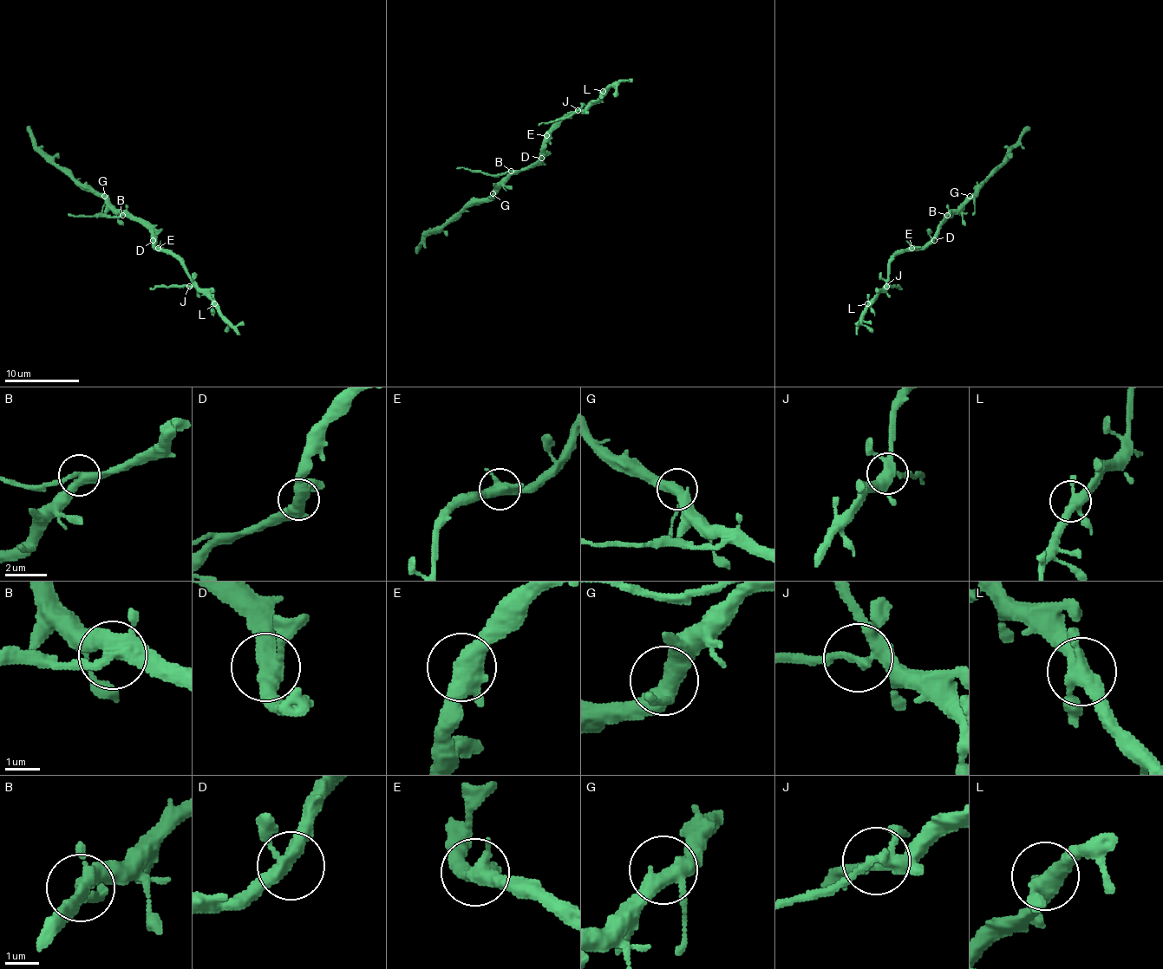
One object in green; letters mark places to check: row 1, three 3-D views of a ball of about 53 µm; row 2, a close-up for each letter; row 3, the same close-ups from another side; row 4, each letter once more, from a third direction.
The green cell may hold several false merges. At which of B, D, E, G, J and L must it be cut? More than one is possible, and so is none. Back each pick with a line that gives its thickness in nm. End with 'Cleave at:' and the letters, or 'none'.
B: calibre 400 nm
J: calibre 240 nm
Cleave at: B, J

